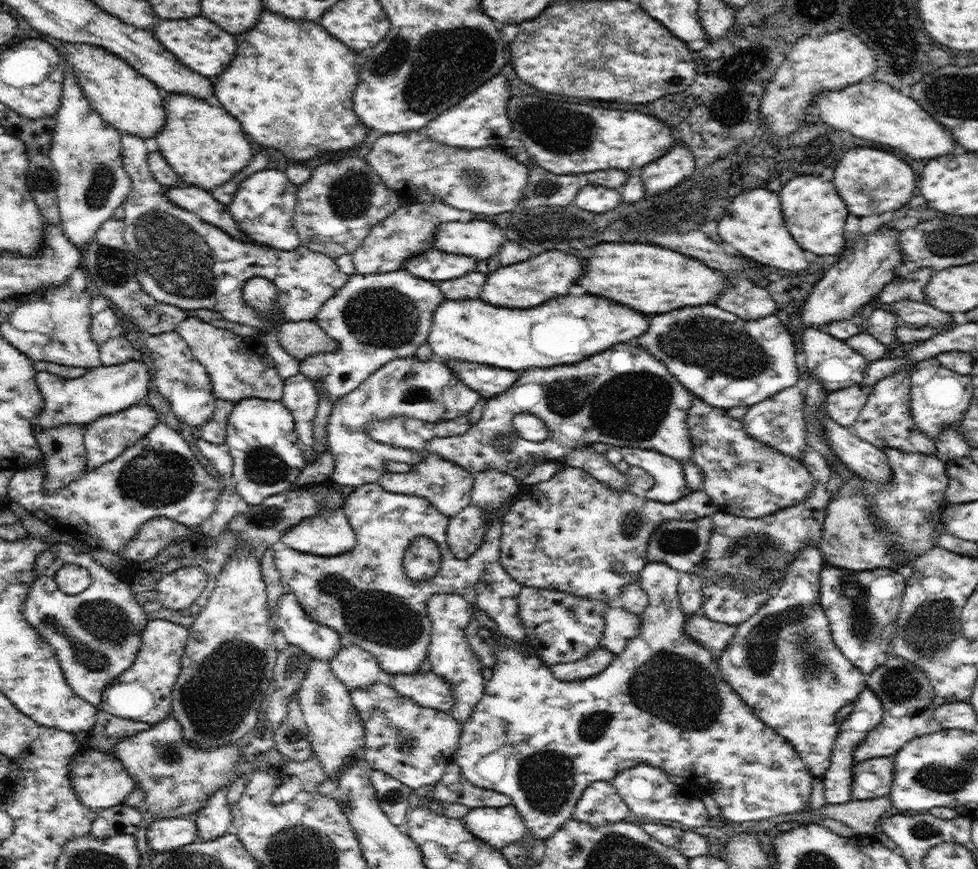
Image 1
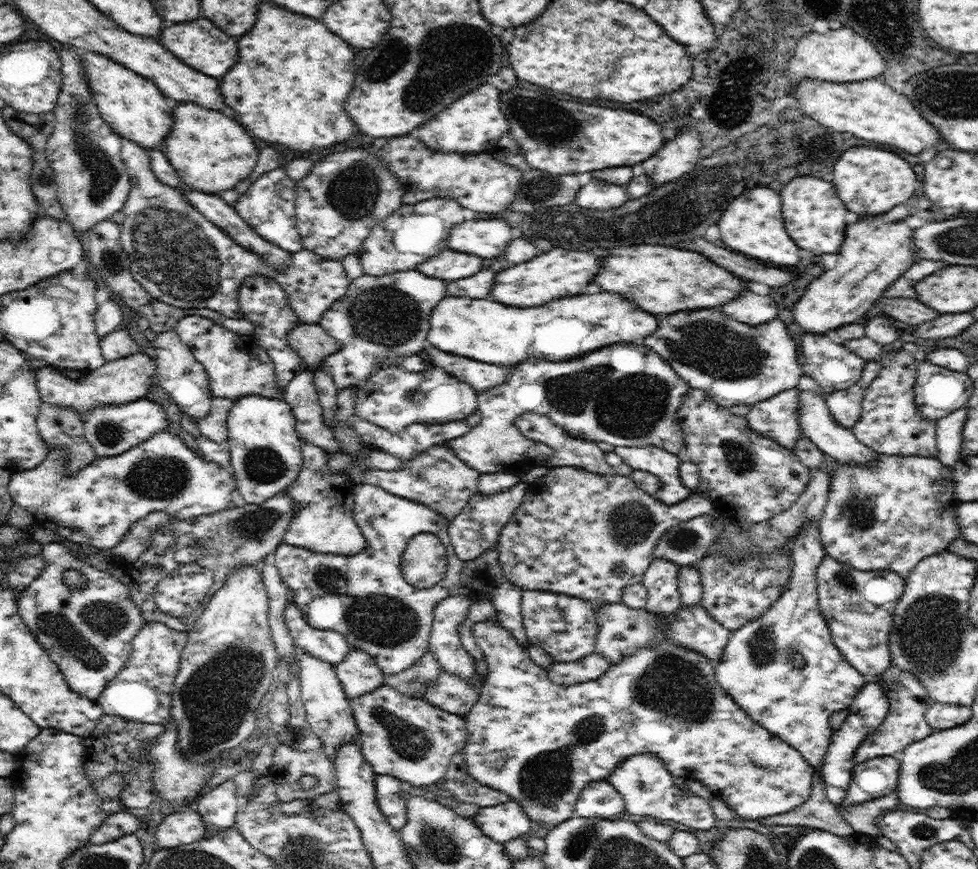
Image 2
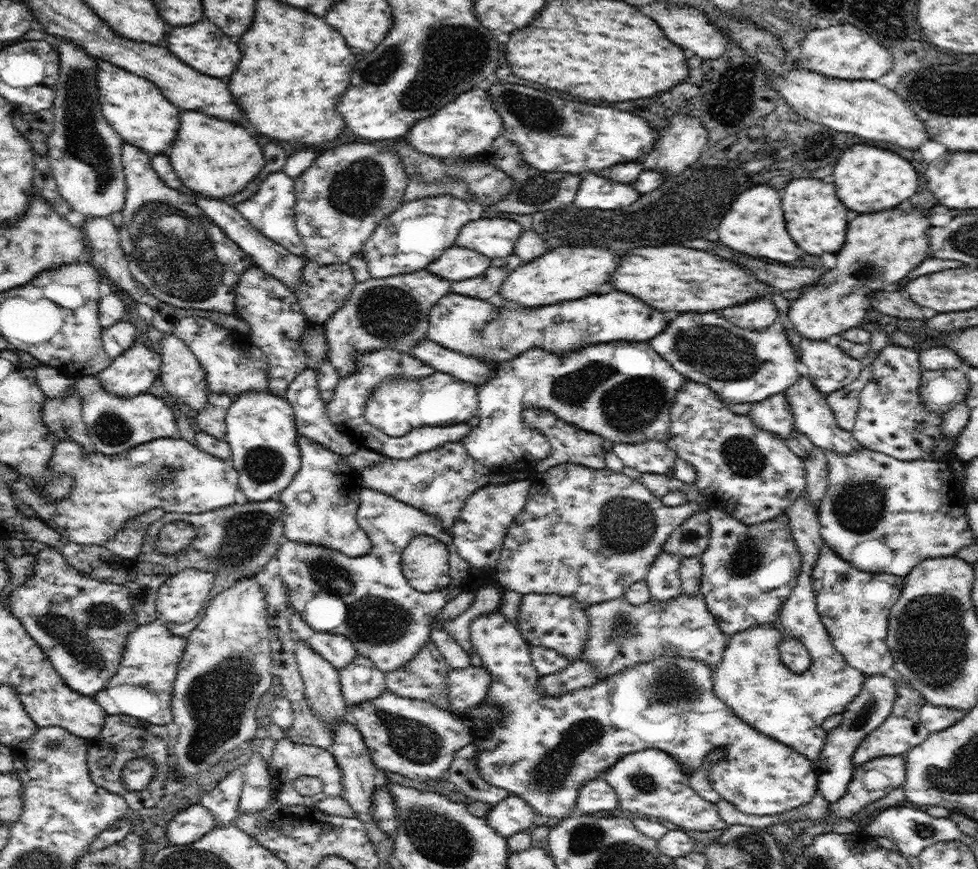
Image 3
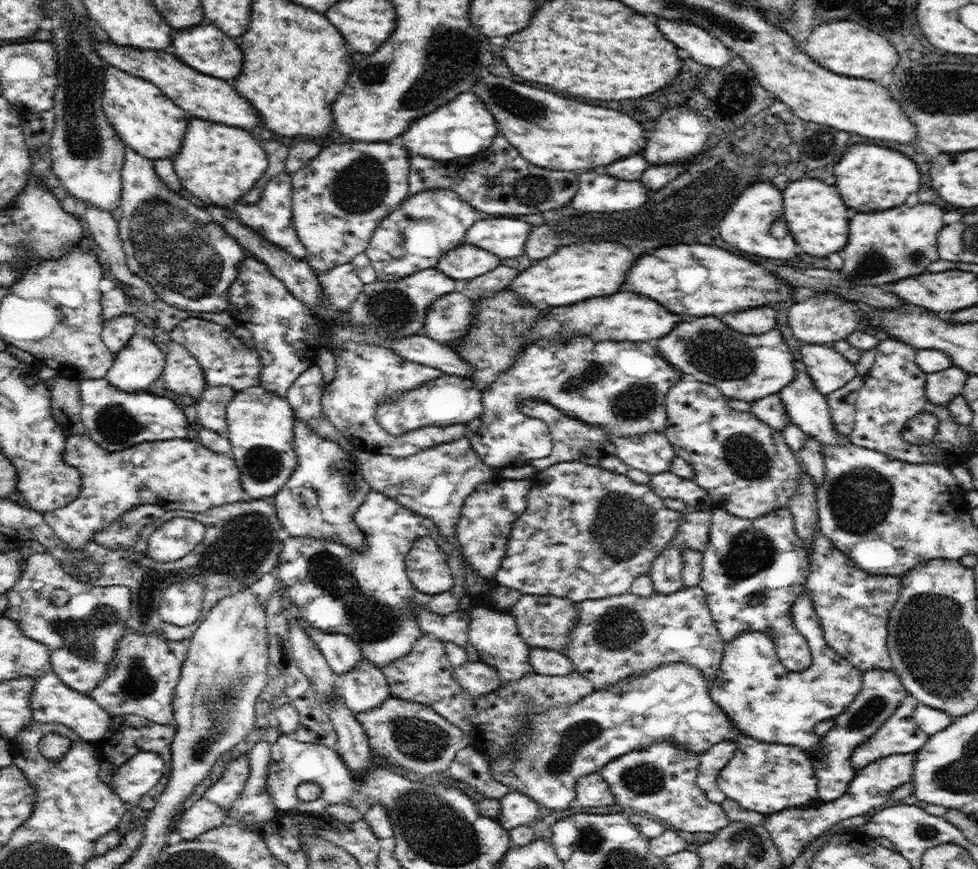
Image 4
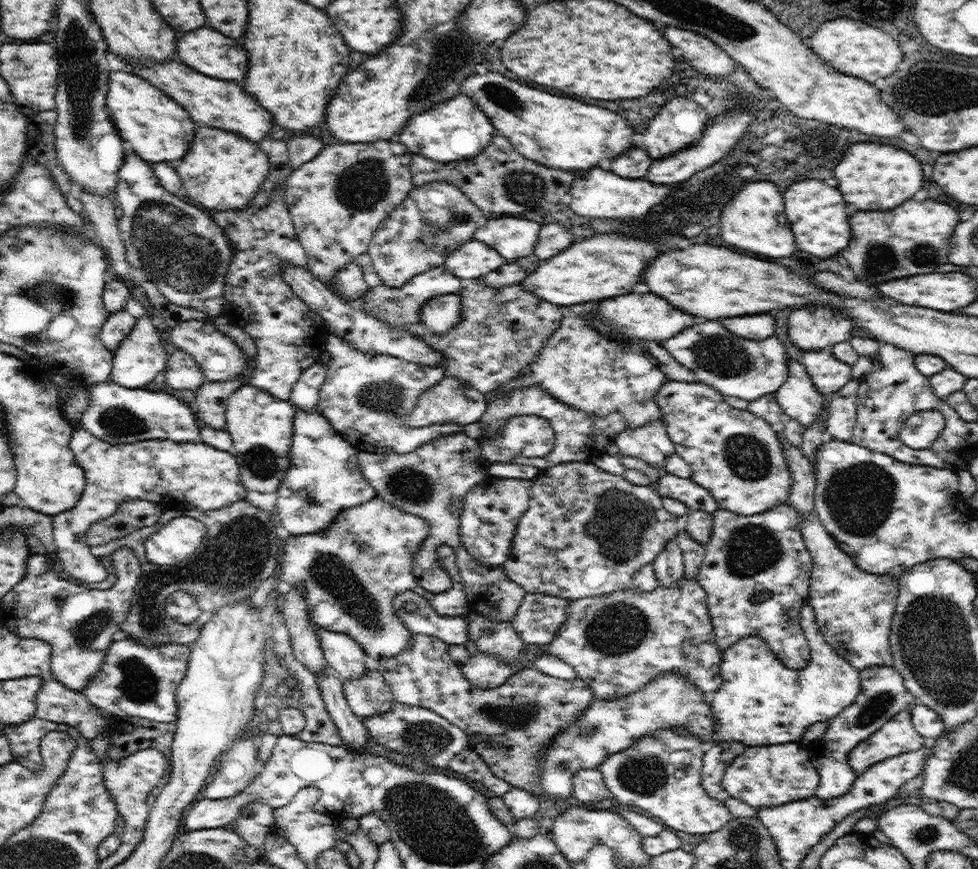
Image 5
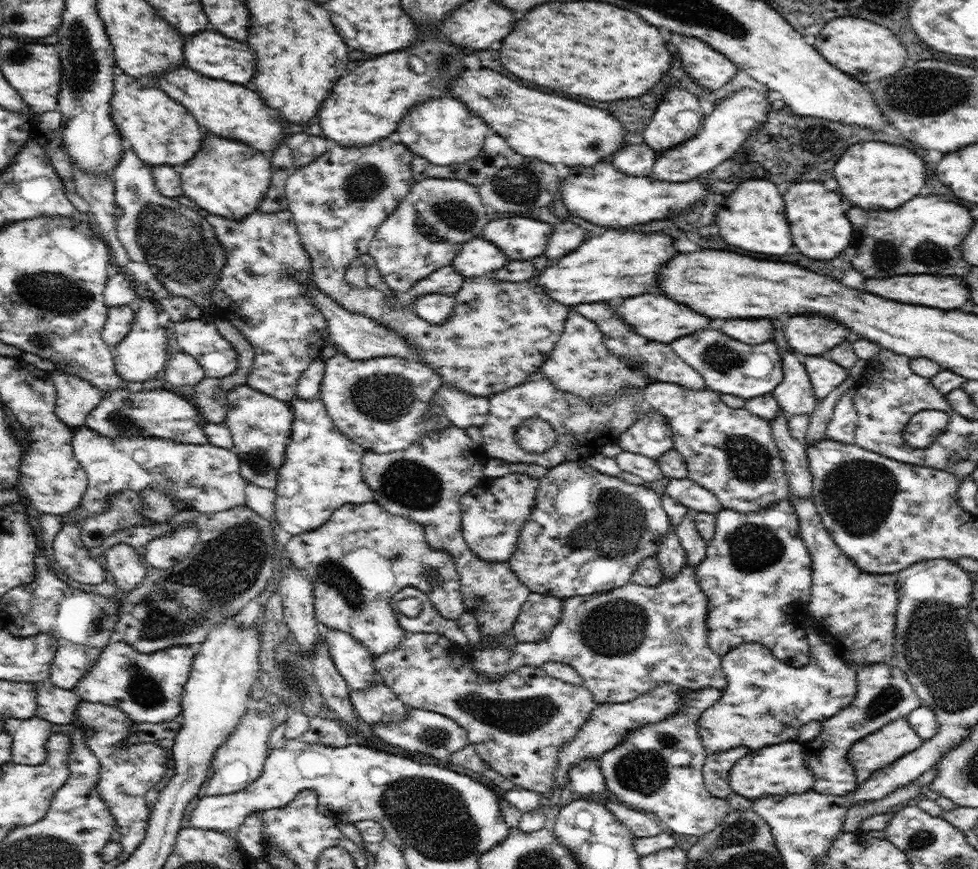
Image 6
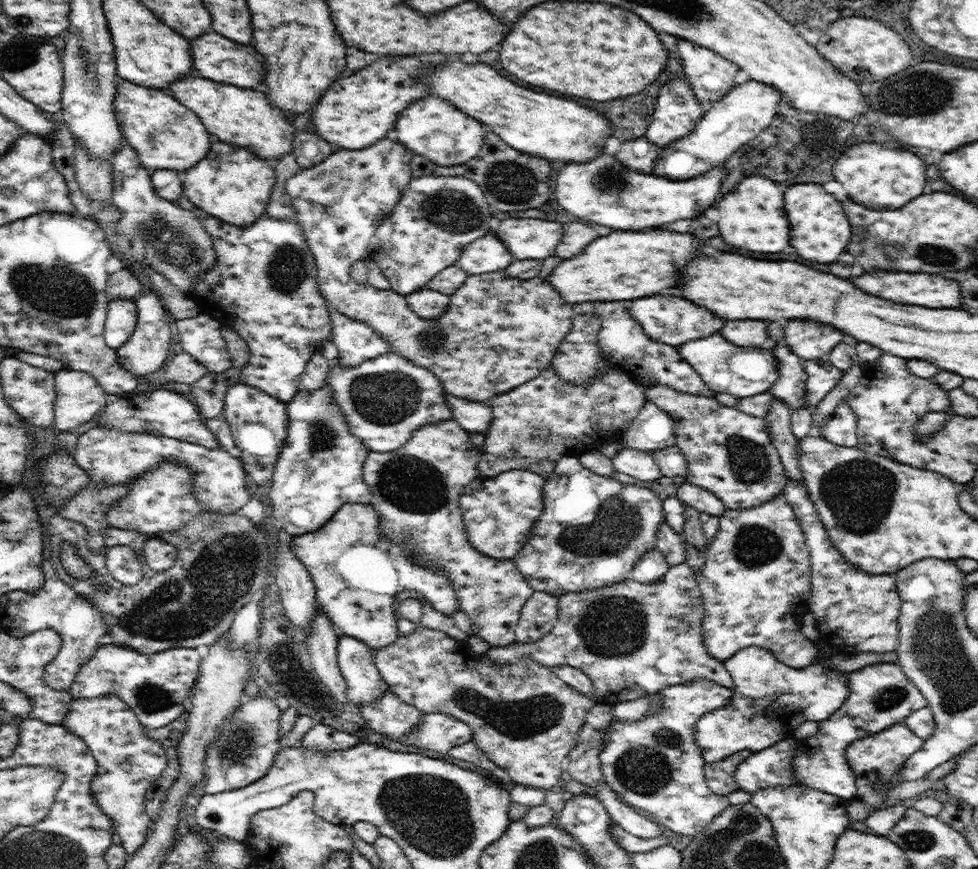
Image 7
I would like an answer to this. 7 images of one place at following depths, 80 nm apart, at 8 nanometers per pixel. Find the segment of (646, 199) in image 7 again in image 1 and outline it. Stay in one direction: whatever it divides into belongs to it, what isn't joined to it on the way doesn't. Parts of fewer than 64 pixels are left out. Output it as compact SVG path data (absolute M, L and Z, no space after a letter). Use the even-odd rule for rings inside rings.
M588 183L578 191L574 204L590 213L602 213L616 208L622 201L620 191Z

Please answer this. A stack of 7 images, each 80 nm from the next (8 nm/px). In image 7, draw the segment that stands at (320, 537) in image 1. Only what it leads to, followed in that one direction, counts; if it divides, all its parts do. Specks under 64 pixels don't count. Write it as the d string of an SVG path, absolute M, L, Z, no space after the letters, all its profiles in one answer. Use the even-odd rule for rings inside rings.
M328 384L312 391L299 389L287 402L287 435L284 448L278 457L272 482L268 487L271 507L268 519L292 537L314 532L324 526L345 503L368 504L371 502L369 486L364 482L363 466L370 450L350 432L345 416L333 399Z

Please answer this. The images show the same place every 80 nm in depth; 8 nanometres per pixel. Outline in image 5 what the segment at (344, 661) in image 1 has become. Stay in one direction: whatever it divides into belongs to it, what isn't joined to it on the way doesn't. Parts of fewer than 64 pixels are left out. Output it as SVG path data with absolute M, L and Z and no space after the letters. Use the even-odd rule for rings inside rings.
M367 669L365 676L354 680L348 678L343 685L352 712L359 717L366 718L390 712L397 702L390 687L385 684L385 678L378 670Z

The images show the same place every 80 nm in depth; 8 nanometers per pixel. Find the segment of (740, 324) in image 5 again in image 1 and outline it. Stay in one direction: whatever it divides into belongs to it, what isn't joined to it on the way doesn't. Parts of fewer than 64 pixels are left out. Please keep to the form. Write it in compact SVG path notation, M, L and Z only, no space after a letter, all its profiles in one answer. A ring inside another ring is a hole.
M728 276L732 286L720 294L716 306L733 313L744 321L756 321L776 314L776 302L766 288L754 286L748 278Z

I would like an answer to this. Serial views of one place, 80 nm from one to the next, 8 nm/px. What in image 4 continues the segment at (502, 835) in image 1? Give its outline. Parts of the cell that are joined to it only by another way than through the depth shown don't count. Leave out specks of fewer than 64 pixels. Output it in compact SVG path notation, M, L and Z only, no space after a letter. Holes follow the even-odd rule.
M510 790L506 797L499 800L501 814L496 818L496 822L504 830L510 832L518 826L532 825L538 814L538 804L532 801L526 794Z

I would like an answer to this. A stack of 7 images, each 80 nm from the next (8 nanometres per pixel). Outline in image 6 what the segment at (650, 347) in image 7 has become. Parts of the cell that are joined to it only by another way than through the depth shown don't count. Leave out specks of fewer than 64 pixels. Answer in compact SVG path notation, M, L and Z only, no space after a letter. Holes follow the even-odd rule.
M598 302L596 304L578 304L574 307L574 311L578 311L584 318L588 318L596 324L598 330L605 337L605 344L610 353L627 358L646 375L650 375L650 379L654 382L670 382L690 390L707 388L702 376L694 368L691 368L683 358L674 353L670 345L650 341L648 338L638 335L638 332L634 332L634 329L626 325L626 322L622 322L622 318L616 316L616 312L612 312L612 308L608 304L598 304Z

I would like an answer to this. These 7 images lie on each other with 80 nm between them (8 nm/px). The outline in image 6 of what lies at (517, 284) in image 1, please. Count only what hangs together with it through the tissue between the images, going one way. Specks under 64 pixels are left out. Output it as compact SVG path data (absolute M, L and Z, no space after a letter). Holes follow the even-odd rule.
M608 230L604 236L590 236L588 240L578 246L572 254L553 260L553 265L547 267L534 278L538 278L539 286L544 286L547 295L555 301L561 302L568 308L574 308L584 302L600 302L600 300L612 300L612 298L630 298L648 292L648 288L658 286L658 272L660 268L676 256L674 238L668 238L666 234L642 234L642 232L618 232Z

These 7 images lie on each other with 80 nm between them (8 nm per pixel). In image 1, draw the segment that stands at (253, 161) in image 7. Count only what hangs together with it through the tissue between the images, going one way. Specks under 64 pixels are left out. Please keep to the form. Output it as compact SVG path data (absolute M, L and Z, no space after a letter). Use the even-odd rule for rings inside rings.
M183 92L165 94L166 124L157 140L162 156L174 172L190 185L210 191L226 184L253 159L252 146L240 122L218 106L210 106Z

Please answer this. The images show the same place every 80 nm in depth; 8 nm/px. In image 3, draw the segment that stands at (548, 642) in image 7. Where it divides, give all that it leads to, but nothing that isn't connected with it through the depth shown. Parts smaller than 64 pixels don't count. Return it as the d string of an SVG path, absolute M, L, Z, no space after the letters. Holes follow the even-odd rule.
M682 593L670 602L648 601L633 605L624 596L585 607L589 620L587 641L580 660L597 668L599 679L612 676L657 656L683 656L705 662L713 671L720 664L730 636L724 634L708 610L703 594ZM484 666L451 669L447 677L454 714L465 713L472 705L482 703L491 685L490 673Z

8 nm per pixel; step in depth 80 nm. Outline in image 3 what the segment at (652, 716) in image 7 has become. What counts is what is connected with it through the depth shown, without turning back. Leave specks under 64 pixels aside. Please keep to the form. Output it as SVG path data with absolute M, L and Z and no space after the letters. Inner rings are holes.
M646 749L625 754L616 764L606 769L602 777L616 792L622 810L642 814L644 817L656 816L670 820L672 824L680 824L684 832L725 829L726 824L720 818L718 808L692 790L689 775L669 752Z

